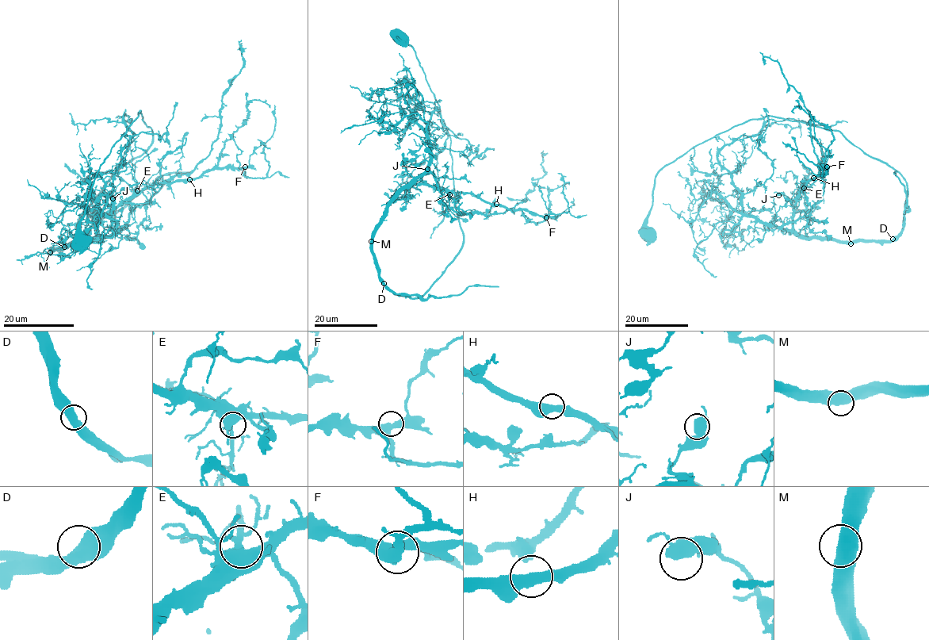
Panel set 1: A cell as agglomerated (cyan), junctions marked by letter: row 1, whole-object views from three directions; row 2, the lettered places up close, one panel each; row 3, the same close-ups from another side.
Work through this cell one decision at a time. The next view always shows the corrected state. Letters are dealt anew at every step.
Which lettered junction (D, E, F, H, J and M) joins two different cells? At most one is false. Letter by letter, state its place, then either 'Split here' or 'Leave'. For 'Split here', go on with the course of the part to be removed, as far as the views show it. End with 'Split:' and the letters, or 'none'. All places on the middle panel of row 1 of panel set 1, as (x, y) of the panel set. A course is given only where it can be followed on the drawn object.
D: Place: (384, 283). Leave
E: Place: (449, 194). Leave
F: Place: (546, 217). Leave
H: Place: (496, 204). Leave
J: Place: (427, 169). Leave
M: Place: (371, 241). Leave
Split: none

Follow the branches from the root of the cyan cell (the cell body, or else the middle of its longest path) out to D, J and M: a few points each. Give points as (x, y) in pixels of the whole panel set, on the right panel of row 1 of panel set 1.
D: (648, 232), (655, 178), (664, 166), (735, 126), (774, 116), (839, 131), (903, 177), (903, 229), (893, 239)
J: (648, 232), (664, 166), (767, 116), (839, 131), (907, 190), (891, 240), (804, 238), (778, 195)
M: (648, 232), (664, 166), (774, 116), (839, 131), (906, 182), (903, 229), (891, 240), (850, 243)

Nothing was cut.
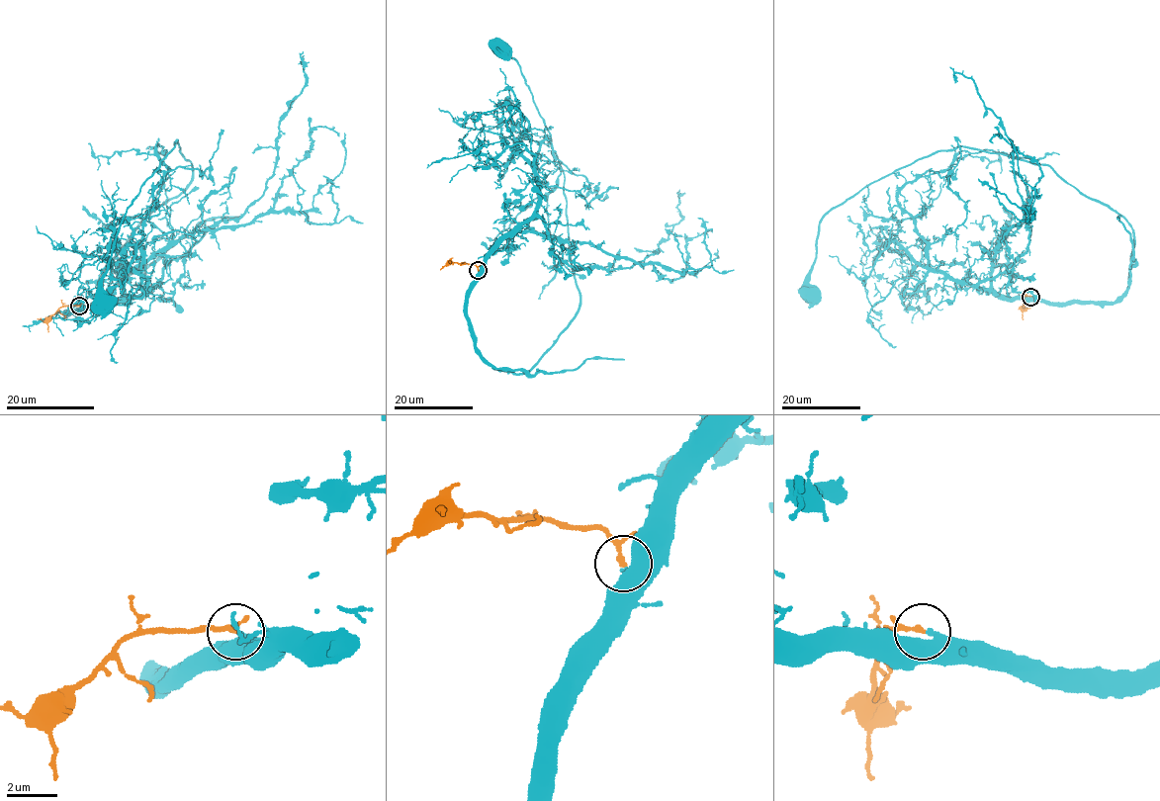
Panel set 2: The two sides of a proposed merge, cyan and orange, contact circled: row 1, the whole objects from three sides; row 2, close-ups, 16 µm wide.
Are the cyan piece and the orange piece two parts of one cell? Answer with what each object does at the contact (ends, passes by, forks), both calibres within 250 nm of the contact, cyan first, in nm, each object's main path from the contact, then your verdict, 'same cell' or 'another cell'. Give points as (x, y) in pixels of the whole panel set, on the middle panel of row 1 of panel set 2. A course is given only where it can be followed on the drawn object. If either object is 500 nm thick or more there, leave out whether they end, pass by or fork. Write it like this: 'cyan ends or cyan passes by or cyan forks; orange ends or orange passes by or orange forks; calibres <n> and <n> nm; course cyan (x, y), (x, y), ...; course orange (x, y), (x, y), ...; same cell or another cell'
cyan ends; orange passes by; calibres 320 and 140 nm; course cyan (479, 270), (467, 303), (474, 348), (494, 369), (525, 374), (580, 290), (565, 175), (520, 66), (500, 49); course orange (479, 270), (475, 264), (450, 262), (440, 269); same cell

